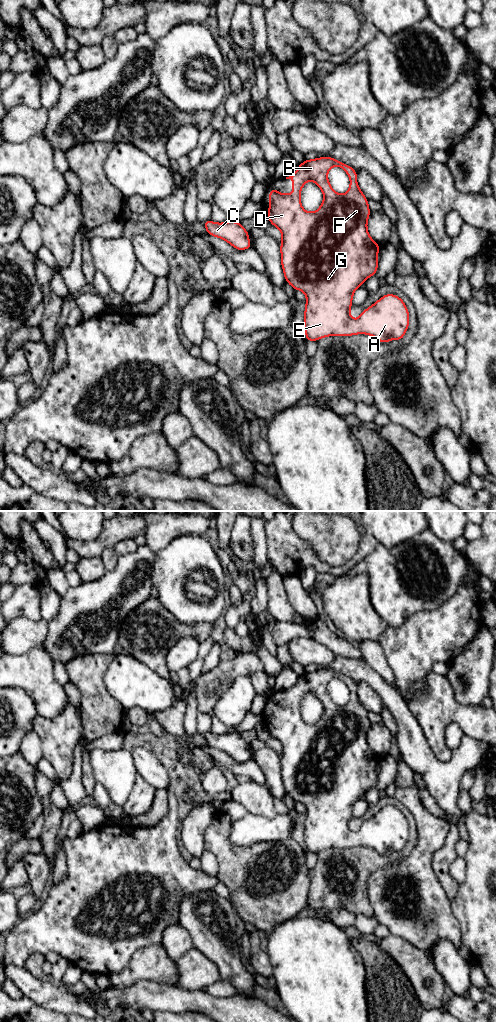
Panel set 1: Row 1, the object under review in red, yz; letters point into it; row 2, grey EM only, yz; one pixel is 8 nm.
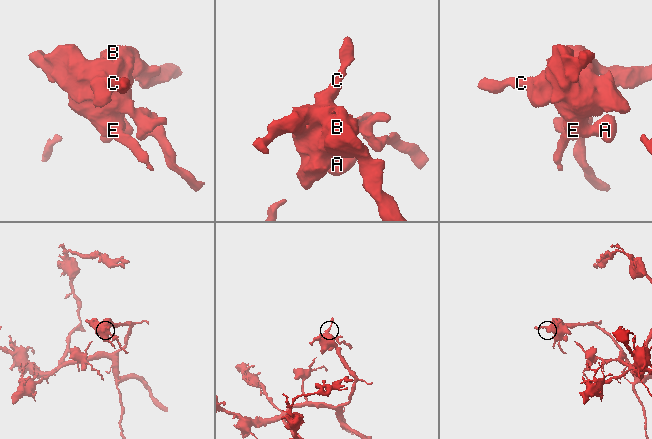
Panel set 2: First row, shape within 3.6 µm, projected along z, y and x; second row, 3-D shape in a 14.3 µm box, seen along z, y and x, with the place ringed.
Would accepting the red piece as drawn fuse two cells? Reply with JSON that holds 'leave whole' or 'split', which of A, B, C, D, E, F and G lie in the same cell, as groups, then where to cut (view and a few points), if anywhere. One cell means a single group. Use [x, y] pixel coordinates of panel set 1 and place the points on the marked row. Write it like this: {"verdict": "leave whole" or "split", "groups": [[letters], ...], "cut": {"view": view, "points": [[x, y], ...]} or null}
{"verdict": "leave whole", "groups": [["A", "B", "C", "D", "E", "F", "G"]], "cut": null}

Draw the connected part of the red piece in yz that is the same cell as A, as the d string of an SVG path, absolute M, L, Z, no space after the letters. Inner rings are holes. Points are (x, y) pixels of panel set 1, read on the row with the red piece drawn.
M321 157L305 160L299 164L297 171L286 179L293 180L293 196L289 196L287 190L283 197L278 190L270 189L267 217L270 223L282 232L280 250L285 280L295 290L303 291L307 297L304 312L306 341L317 341L332 335L350 336L361 333L371 335L381 343L388 343L390 339L402 340L409 326L409 312L403 300L394 294L381 297L372 306L365 309L357 320L350 316L354 291L363 285L368 277L377 274L377 255L380 248L380 245L372 240L367 231L370 209L367 198L357 184L357 171L332 157ZM334 166L341 167L350 178L350 188L344 195L335 192L328 181L327 173ZM307 181L314 181L324 194L324 200L316 212L306 212L301 205L301 189Z

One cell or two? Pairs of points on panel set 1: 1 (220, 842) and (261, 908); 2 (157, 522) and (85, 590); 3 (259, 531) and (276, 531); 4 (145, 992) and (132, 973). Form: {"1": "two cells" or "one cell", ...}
{"1": "one cell", "2": "one cell", "3": "two cells", "4": "two cells"}

